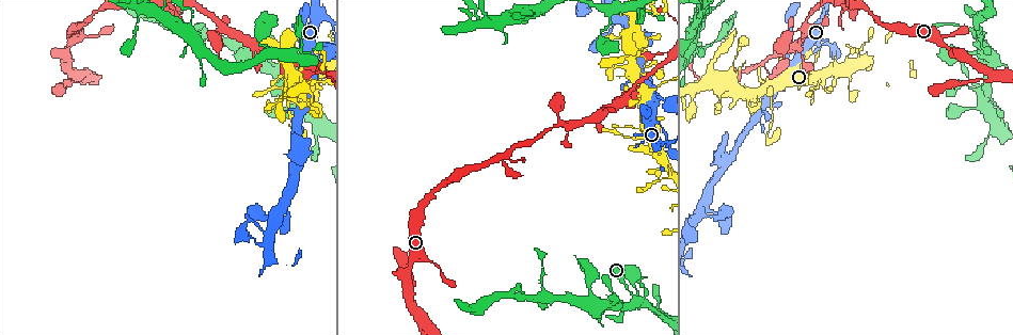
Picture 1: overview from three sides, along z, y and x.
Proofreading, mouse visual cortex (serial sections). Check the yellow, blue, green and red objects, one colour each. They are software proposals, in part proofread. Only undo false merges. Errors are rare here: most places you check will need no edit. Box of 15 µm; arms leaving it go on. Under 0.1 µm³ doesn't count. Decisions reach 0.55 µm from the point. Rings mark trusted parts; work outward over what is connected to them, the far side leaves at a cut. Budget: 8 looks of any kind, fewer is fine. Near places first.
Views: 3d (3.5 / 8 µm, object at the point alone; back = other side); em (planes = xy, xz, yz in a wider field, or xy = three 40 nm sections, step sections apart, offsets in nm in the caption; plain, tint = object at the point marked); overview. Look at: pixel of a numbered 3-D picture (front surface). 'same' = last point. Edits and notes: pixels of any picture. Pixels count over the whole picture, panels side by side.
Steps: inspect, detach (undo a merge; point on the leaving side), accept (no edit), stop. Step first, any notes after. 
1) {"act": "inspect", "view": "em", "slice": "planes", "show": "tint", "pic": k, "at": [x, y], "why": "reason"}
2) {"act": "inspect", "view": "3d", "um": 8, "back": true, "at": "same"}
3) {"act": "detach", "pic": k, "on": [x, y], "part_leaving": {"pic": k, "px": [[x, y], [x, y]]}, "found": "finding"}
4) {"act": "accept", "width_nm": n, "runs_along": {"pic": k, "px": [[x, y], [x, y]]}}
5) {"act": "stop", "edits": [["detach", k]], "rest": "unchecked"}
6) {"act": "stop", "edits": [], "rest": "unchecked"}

{"act": "inspect", "view": "3d", "um": 8, "pic": 1, "at": [422, 206], "why": "thick turns thin"}

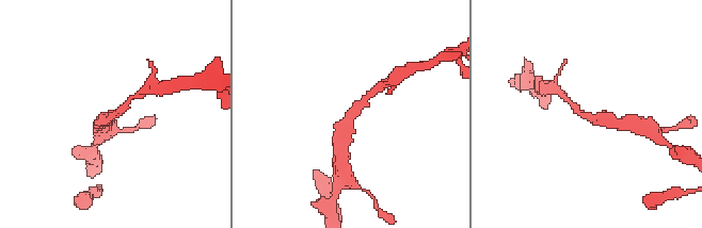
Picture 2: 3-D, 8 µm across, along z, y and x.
{"act": "inspect", "view": "3d", "um": 3.5, "pic": 2, "at": [586, 116]}

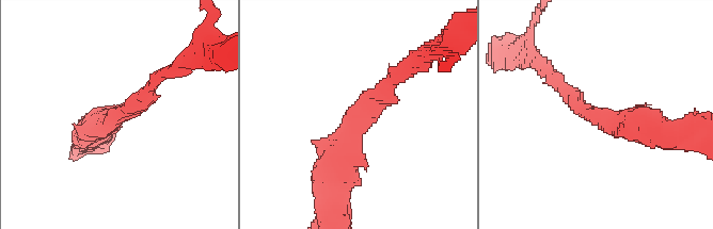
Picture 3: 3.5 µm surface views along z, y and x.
{"act": "inspect", "view": "em", "slice": "xy", "step": 2, "show": "tint", "pic": 3, "at": [355, 120], "why": "need the tissue"}

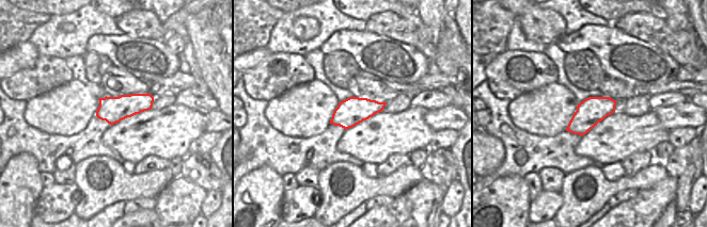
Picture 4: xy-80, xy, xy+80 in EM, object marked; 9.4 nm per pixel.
{"act": "accept", "arm_widths_nm": [250, 400], "runs_along": {"pic": 3, "px": [[337, 182], [350, 125], [396, 76]]}, "found": "all the same cell"}

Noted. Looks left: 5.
{"act": "inspect", "view": "3d", "um": 3.5, "back": true, "pic": 1, "at": [807, 24], "why": "three arms meet"}

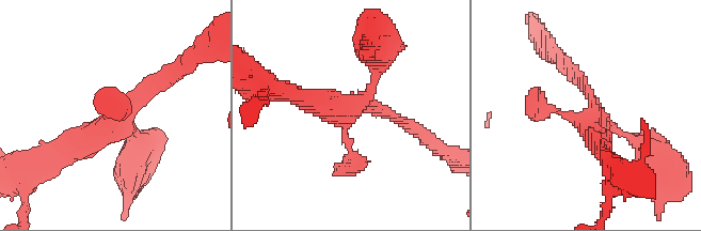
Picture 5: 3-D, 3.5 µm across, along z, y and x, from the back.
{"act": "inspect", "view": "em", "slice": "xy", "step": 3, "show": "tint", "pic": 5, "at": [365, 104]}

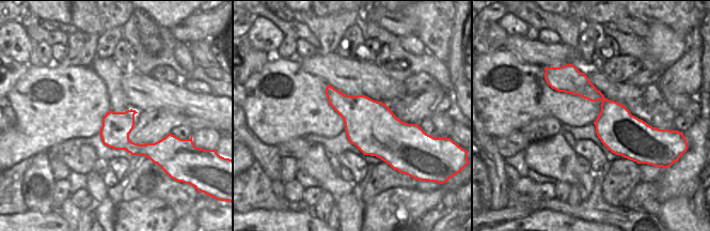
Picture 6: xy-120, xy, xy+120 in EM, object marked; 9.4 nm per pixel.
{"act": "inspect", "view": "em", "slice": "planes", "show": "tint", "at": "same"}

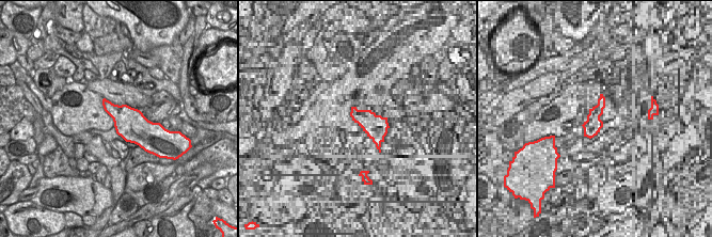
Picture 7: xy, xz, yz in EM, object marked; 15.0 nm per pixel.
{"act": "accept", "width_nm": 480, "runs_along": {"pic": 5, "px": [[176, 73], [68, 152]]}, "found": "continuous, no second cell"}

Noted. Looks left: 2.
{"act": "inspect", "view": "3d", "um": 3.5, "back": true, "pic": 1, "at": [729, 88], "why": "sudden change in width"}

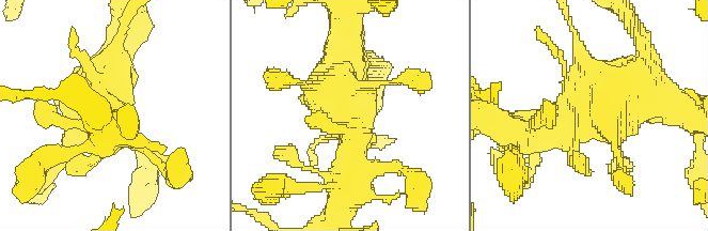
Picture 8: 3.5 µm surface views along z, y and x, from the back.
{"act": "inspect", "view": "em", "slice": "planes", "show": "tint", "pic": 8, "at": [587, 108], "why": "need the tissue"}

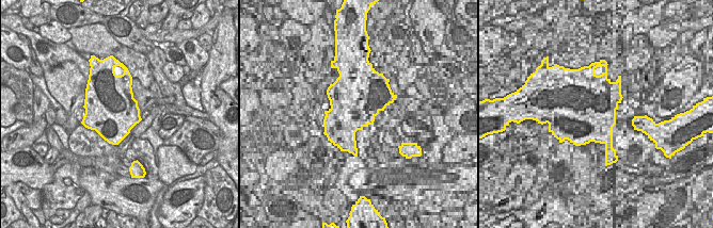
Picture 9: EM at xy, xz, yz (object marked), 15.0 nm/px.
{"act": "accept", "runs_along": {"pic": 8, "px": [[549, 128], [609, 92], [674, 102]]}, "found": "all the same cell"}

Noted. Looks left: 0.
{"act": "stop", "edits": [], "rest": "unchecked"}

